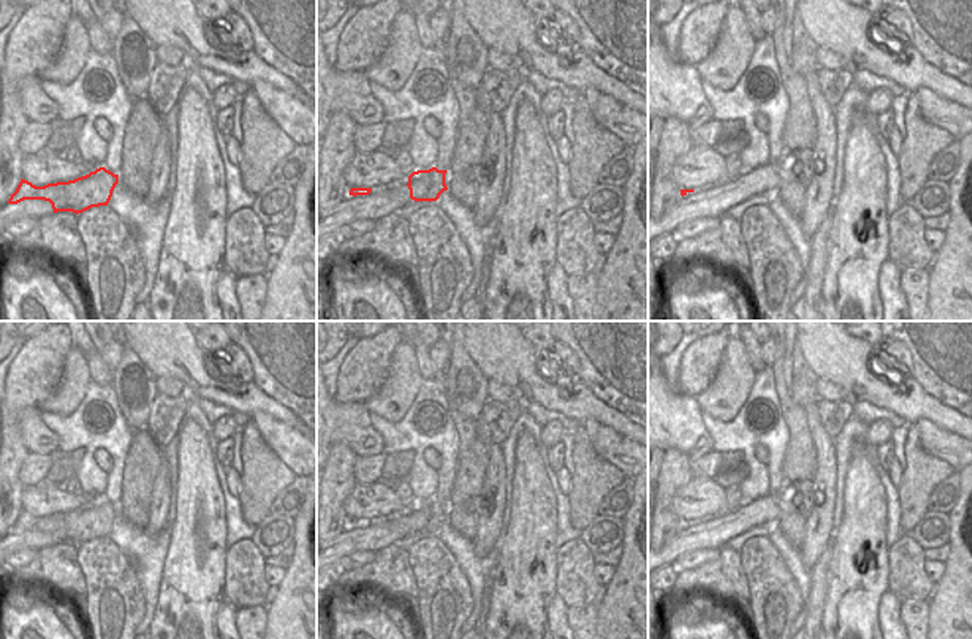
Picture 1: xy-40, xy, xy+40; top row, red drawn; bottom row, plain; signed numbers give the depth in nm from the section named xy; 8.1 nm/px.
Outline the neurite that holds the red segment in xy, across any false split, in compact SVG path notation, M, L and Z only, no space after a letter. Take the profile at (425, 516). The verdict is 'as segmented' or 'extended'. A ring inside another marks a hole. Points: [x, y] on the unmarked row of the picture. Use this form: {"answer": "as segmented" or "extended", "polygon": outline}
{"answer": "as segmented", "polygon": "M432 498L429 501L417 501L408 507L410 530L414 532L436 532L439 527L447 522L445 516L447 501Z"}

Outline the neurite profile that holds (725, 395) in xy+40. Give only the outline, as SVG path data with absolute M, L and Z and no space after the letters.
M732 334L723 349L715 380L697 395L703 411L728 423L735 419L750 395L756 371L740 336Z

